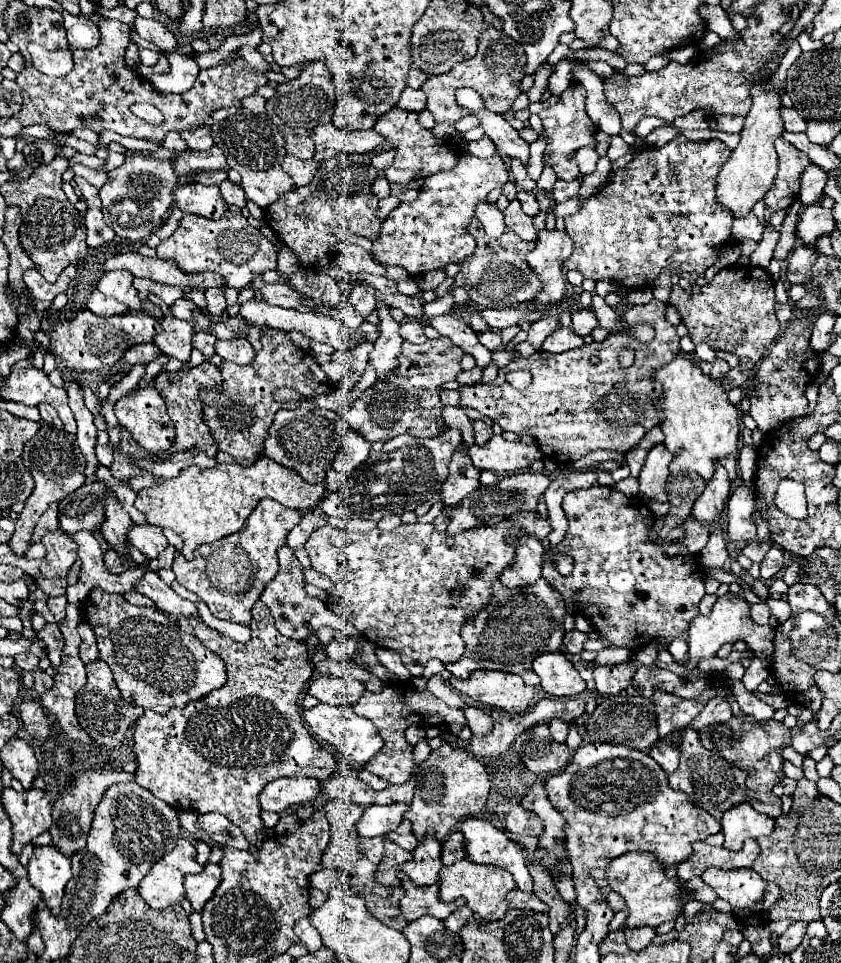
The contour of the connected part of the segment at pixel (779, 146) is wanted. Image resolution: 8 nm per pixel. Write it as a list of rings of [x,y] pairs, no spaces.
[[[778,138],[774,146],[778,152],[778,176],[772,188],[766,192],[764,200],[766,206],[776,212],[798,200],[800,178],[806,166],[810,166],[810,158],[784,138]]]

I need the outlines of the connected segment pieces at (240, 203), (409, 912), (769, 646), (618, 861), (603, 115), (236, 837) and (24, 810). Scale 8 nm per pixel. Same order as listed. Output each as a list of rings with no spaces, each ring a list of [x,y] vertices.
[[[224,180],[220,184],[220,192],[222,192],[222,198],[230,204],[230,206],[238,206],[238,208],[244,208],[246,206],[246,194],[244,190],[232,182],[232,180]]]
[[[400,872],[400,880],[402,880],[402,888],[404,888],[404,898],[400,900],[400,910],[404,914],[404,918],[408,922],[418,920],[420,916],[436,916],[440,914],[436,906],[440,906],[440,898],[438,898],[438,884],[420,888],[416,886],[404,872]]]
[[[724,596],[724,598],[718,598],[718,602],[714,604],[712,608],[712,614],[710,616],[698,616],[690,622],[690,636],[688,636],[688,648],[690,648],[690,656],[688,656],[688,662],[686,662],[686,670],[692,672],[698,662],[702,658],[712,658],[716,656],[716,652],[722,648],[722,644],[734,644],[738,640],[746,642],[750,650],[754,650],[754,654],[758,658],[764,658],[764,660],[770,660],[772,658],[772,650],[774,650],[774,628],[772,626],[756,626],[754,622],[750,622],[750,610],[748,610],[748,602],[744,602],[742,596]]]
[[[628,852],[614,858],[606,868],[606,878],[612,890],[624,896],[628,906],[626,926],[660,926],[662,922],[676,920],[682,914],[682,900],[688,898],[684,882],[678,878],[668,878],[664,866],[652,852]]]
[[[576,66],[574,68],[574,78],[588,92],[588,96],[586,96],[586,112],[592,118],[592,122],[596,124],[596,128],[602,130],[602,132],[606,132],[606,134],[610,134],[610,136],[618,136],[620,130],[622,130],[622,126],[620,126],[620,114],[604,98],[602,78],[596,76],[588,66]]]
[[[216,812],[200,814],[198,822],[212,836],[212,840],[216,844],[238,848],[238,850],[248,850],[248,842],[244,838],[242,830],[236,824],[232,824],[228,818],[224,818],[222,814],[216,814]]]
[[[6,788],[2,792],[2,804],[12,820],[14,854],[20,854],[26,844],[52,826],[52,804],[40,788],[30,788],[24,792]]]

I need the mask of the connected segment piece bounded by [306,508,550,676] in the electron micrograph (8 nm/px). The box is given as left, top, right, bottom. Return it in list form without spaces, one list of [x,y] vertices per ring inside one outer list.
[[[444,508],[430,524],[400,524],[394,532],[380,532],[378,528],[370,532],[352,532],[348,528],[326,524],[310,534],[306,550],[312,568],[334,580],[334,590],[328,592],[326,606],[332,610],[336,610],[336,606],[348,606],[348,610],[352,610],[350,622],[368,642],[398,652],[410,674],[422,676],[426,662],[432,658],[438,658],[444,664],[460,660],[464,652],[460,630],[464,622],[468,622],[468,616],[474,616],[488,606],[494,582],[516,558],[520,538],[544,540],[548,536],[550,524],[536,512],[516,513],[520,513],[517,519],[508,517],[500,526],[472,528],[456,536],[448,536],[446,532],[448,508]]]

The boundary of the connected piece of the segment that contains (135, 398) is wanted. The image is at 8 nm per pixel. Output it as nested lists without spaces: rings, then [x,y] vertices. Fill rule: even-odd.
[[[138,386],[136,390],[128,392],[124,398],[120,398],[114,404],[114,412],[116,412],[118,422],[132,432],[134,440],[142,448],[146,448],[150,452],[160,452],[160,450],[166,450],[166,448],[172,446],[172,442],[174,442],[174,424],[168,418],[164,398],[160,398],[160,392],[156,388]]]

